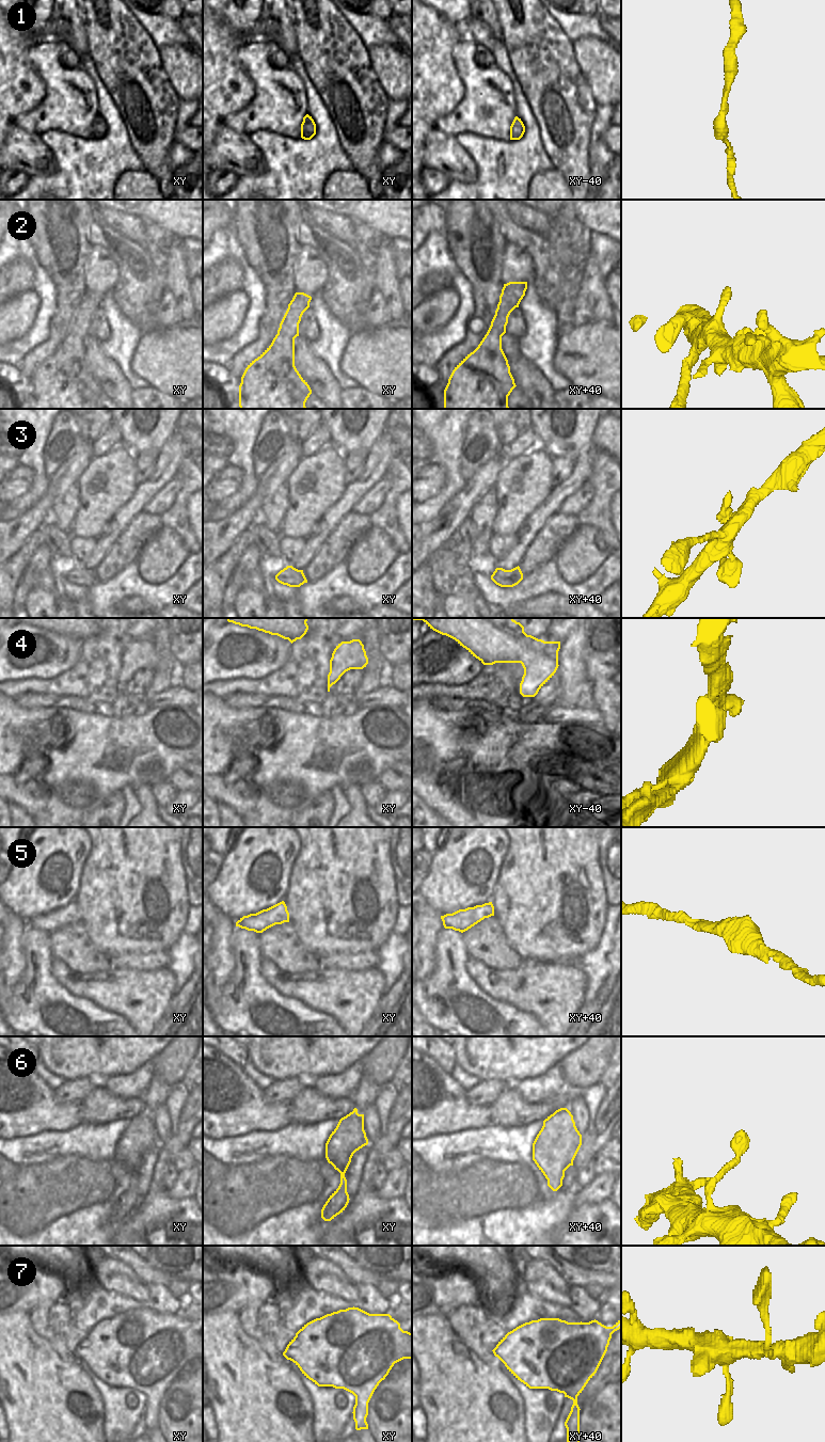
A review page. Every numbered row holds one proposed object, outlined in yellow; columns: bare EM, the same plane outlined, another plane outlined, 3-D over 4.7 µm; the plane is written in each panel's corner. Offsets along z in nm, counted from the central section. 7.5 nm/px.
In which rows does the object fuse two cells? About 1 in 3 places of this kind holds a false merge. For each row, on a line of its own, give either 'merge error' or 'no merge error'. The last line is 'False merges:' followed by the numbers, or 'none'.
1: no merge error
2: no merge error
3: no merge error
4: no merge error
5: no merge error
6: no merge error
7: no merge error
False merges: none

